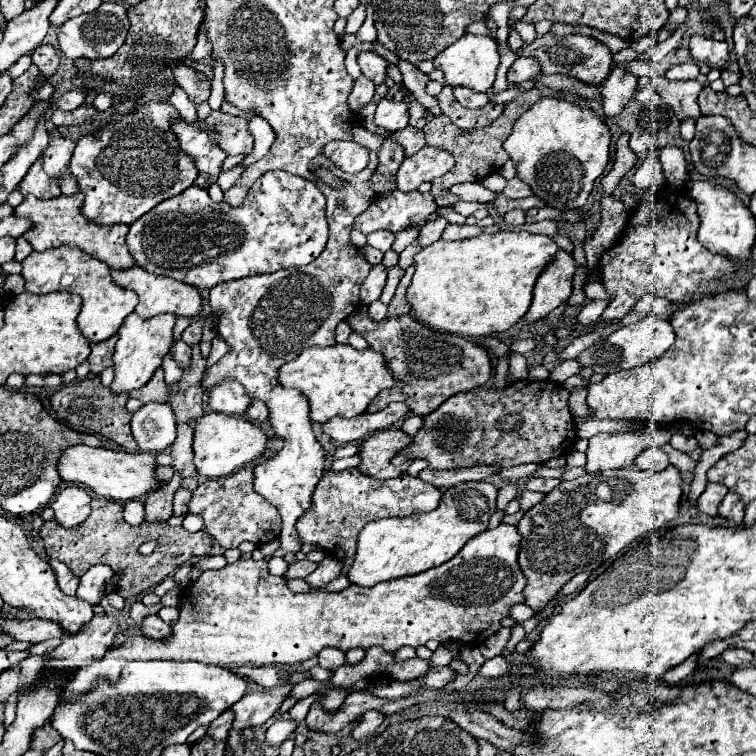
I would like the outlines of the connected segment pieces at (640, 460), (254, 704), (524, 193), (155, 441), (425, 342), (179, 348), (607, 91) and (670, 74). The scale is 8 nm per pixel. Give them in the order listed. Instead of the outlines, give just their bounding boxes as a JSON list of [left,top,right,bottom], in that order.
[[636,447,670,471],[228,683,294,749],[502,179,532,199],[132,403,176,453],[346,305,492,417],[170,341,192,369],[602,67,638,117],[664,61,698,81]]

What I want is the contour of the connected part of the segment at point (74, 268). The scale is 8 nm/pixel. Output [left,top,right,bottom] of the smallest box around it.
[22,247,138,343]

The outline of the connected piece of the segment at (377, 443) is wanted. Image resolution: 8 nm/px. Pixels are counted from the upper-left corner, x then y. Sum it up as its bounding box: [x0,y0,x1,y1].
[360,427,412,479]

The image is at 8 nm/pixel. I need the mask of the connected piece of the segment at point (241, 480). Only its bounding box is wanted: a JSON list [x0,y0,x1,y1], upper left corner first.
[188,461,282,549]

